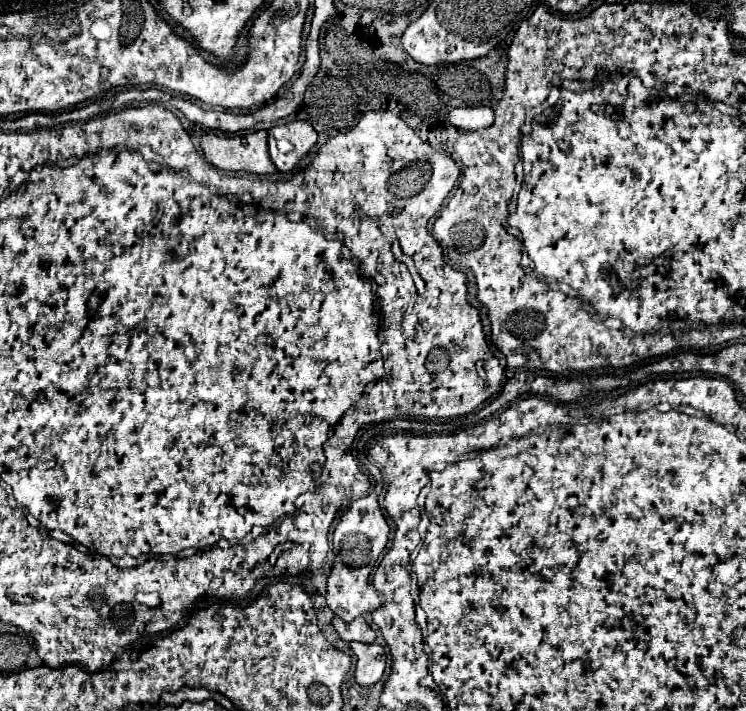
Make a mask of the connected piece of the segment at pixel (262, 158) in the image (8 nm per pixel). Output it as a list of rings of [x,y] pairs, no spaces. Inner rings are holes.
[[[259,130],[253,134],[247,134],[245,138],[241,136],[215,136],[215,134],[205,134],[201,138],[201,148],[205,154],[205,160],[213,164],[219,170],[227,172],[253,172],[253,174],[275,174],[277,168],[269,158],[267,150],[267,132]]]

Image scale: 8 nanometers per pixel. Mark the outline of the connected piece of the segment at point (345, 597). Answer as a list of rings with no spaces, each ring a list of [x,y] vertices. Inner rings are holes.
[[[371,492],[359,500],[349,502],[347,510],[343,512],[335,532],[333,532],[333,548],[335,560],[331,574],[327,578],[327,606],[333,610],[337,618],[343,622],[351,622],[357,616],[365,616],[379,608],[381,598],[369,584],[369,574],[377,564],[381,552],[389,542],[389,526],[385,516],[377,504],[377,494]]]

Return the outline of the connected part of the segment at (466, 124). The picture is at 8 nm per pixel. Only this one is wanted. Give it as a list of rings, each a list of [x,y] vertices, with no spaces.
[[[455,108],[449,112],[449,122],[459,130],[481,130],[489,128],[495,120],[495,114],[491,108]]]

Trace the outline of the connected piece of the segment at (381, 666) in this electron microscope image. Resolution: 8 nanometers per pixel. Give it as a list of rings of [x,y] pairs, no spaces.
[[[351,642],[351,650],[357,656],[355,664],[355,680],[359,686],[371,686],[381,680],[385,672],[385,650],[379,644],[363,644]]]

